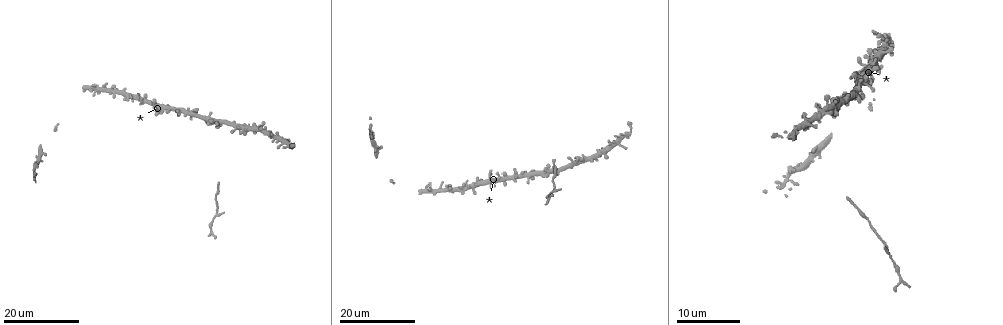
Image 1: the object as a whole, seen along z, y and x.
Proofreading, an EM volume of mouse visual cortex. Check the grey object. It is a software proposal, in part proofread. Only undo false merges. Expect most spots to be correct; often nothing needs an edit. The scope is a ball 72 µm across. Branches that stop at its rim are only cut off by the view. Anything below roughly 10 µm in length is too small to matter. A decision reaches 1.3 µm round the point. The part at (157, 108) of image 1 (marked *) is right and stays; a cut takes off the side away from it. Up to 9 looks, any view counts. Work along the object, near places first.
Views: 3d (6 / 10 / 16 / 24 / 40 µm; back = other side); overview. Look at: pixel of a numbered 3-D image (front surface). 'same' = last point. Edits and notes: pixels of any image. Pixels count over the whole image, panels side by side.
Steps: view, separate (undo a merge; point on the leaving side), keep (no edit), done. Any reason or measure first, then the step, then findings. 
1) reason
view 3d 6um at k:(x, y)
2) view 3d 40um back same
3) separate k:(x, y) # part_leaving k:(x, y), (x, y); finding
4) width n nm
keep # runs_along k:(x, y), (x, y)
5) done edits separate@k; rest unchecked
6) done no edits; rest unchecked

calibre changes
view 3d 24um at 1:(505, 179)

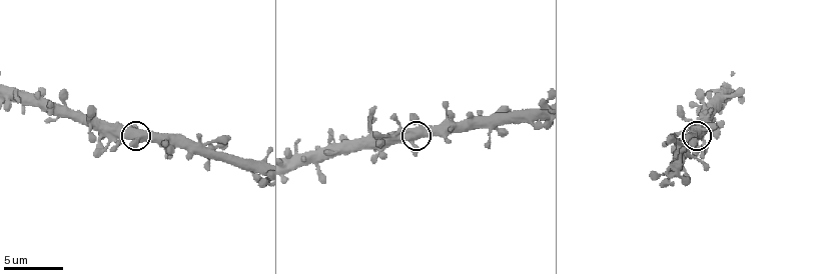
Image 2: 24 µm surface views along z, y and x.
view 3d 6um at 2:(419, 137)

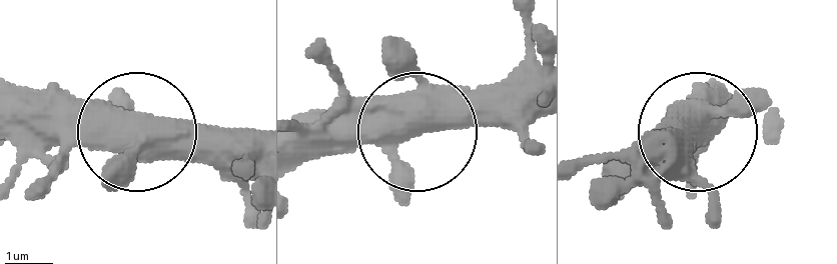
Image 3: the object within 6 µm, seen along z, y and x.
arms 4
keep # all the same neuron

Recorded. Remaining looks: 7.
view 3d 24um at 1:(856, 209)

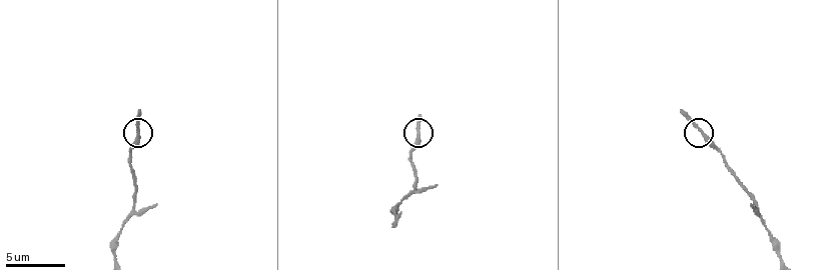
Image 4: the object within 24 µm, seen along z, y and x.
view 3d 10um at 4:(139, 133)

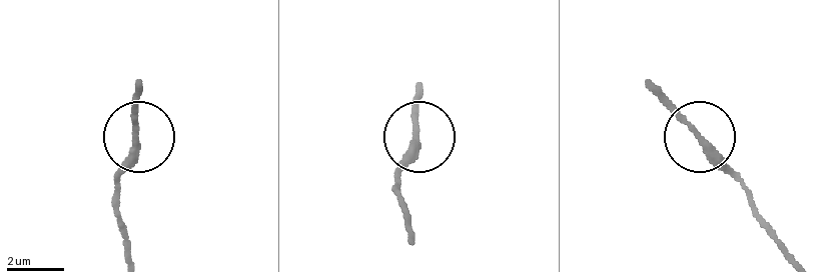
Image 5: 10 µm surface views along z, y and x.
view 3d 6um at 5:(698, 137)

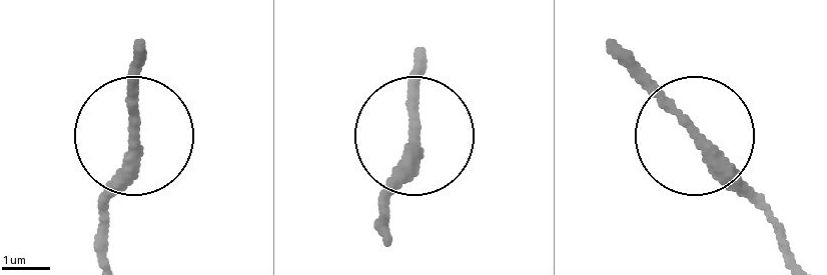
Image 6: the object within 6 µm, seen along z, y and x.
keep # continuous, no second neuron

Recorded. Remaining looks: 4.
view 3d 16um at 1:(237, 130)

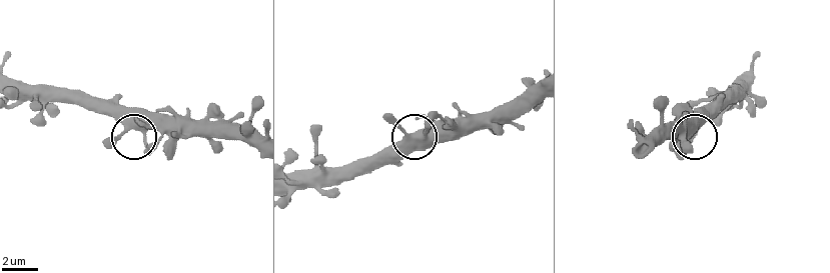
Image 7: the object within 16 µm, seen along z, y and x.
closer look
view 3d 10um at 7:(127, 128)

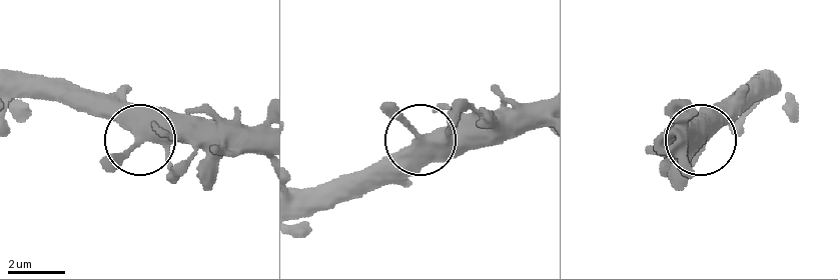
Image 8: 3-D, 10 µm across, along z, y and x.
width 370 nm
keep # all the same neuron

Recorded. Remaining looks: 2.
a narrow waist
view 3d 24um at 1:(830, 108)

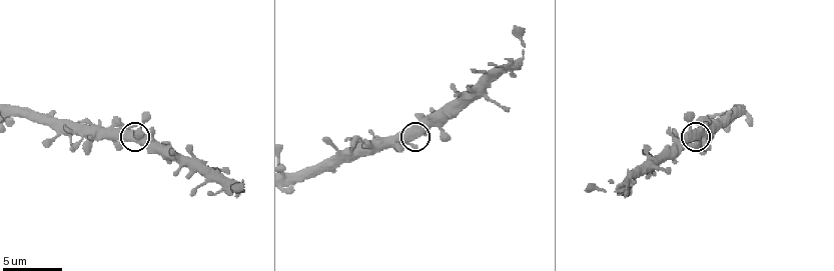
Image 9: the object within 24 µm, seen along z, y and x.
view 3d 10um at 9:(419, 134)

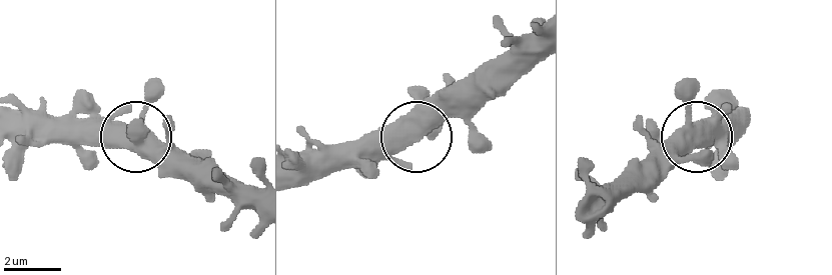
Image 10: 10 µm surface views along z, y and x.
width 480 nm
keep # runs_along 10:(298, 186), (391, 155), (476, 74); continuous, no second neuron

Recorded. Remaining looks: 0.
done no edits; rest unchecked

